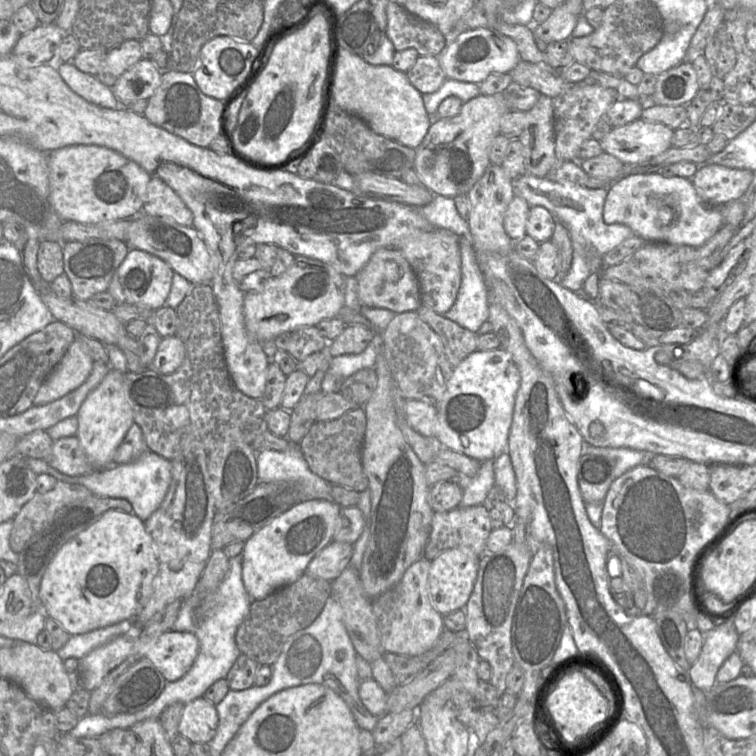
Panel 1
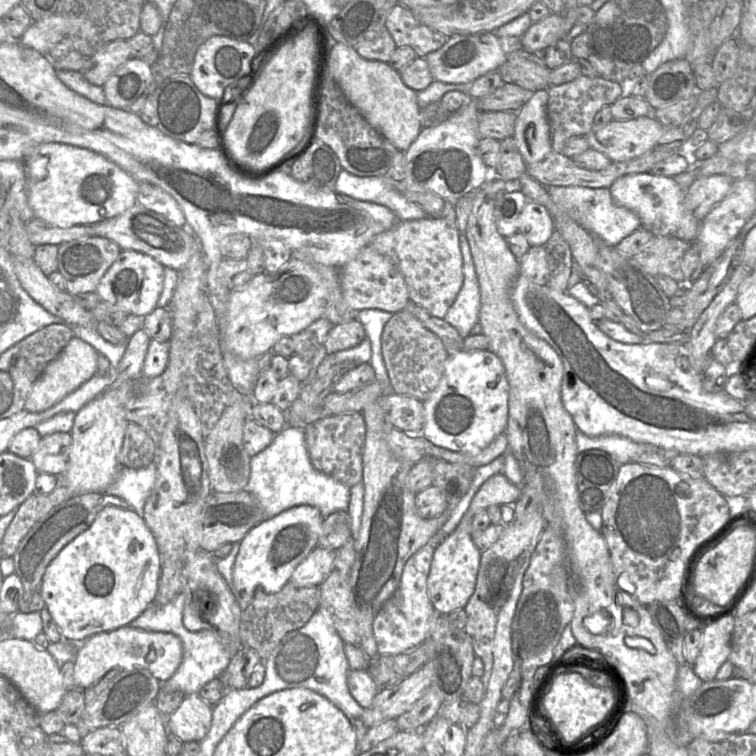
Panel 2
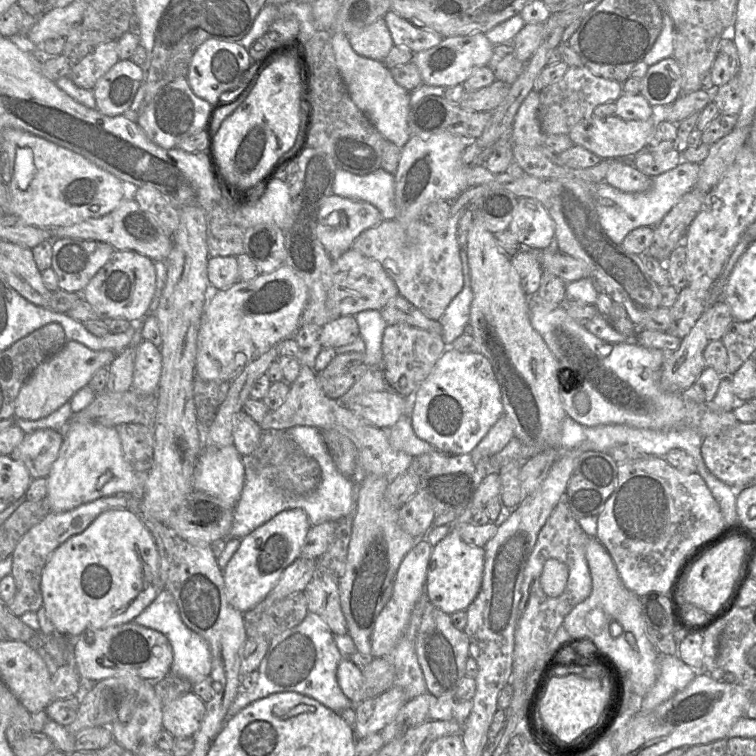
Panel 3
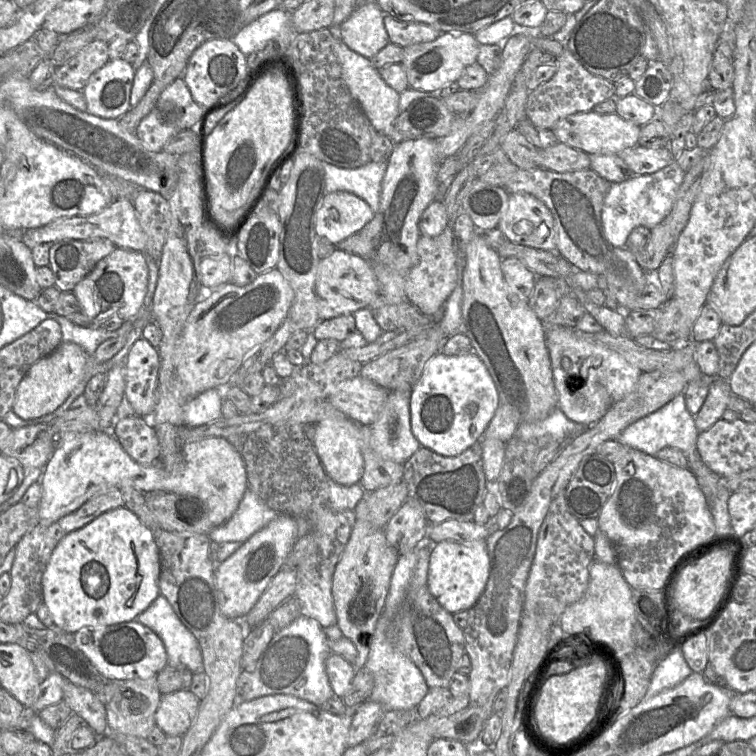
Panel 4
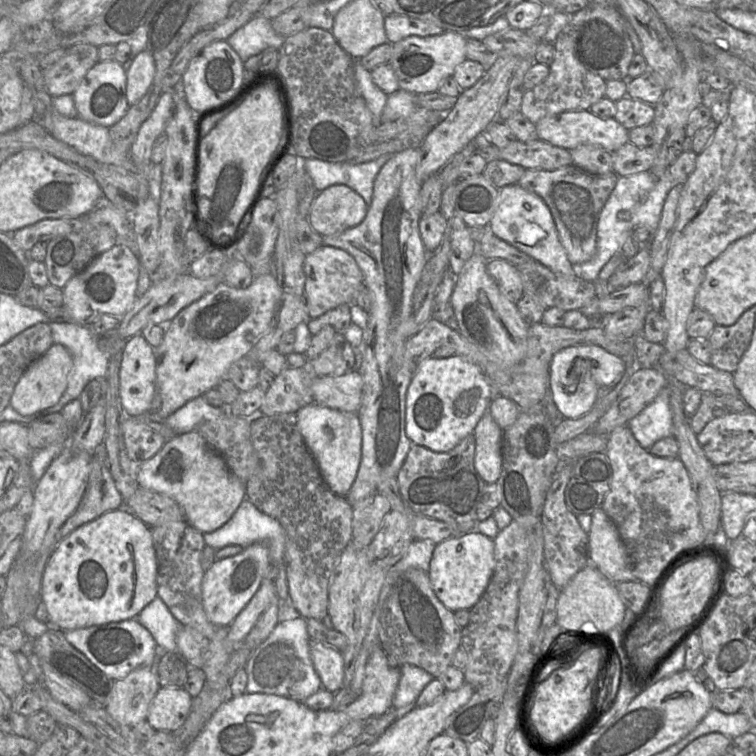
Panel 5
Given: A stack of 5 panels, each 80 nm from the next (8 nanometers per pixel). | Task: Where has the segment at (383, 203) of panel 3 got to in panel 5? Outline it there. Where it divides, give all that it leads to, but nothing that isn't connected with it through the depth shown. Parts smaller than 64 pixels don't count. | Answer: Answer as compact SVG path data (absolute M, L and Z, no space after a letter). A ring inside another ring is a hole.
M384 154L377 159L360 164L332 163L316 158L299 157L311 176L318 192L337 184L343 184L357 192L369 207L373 199L374 181L393 154Z

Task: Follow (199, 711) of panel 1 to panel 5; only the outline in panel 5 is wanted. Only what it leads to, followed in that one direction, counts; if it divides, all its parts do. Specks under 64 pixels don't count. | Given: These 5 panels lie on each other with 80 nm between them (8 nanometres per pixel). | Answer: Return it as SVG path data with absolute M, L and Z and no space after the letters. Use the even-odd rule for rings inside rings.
M160 687L150 704L147 721L156 731L174 732L185 723L192 700L184 687Z

